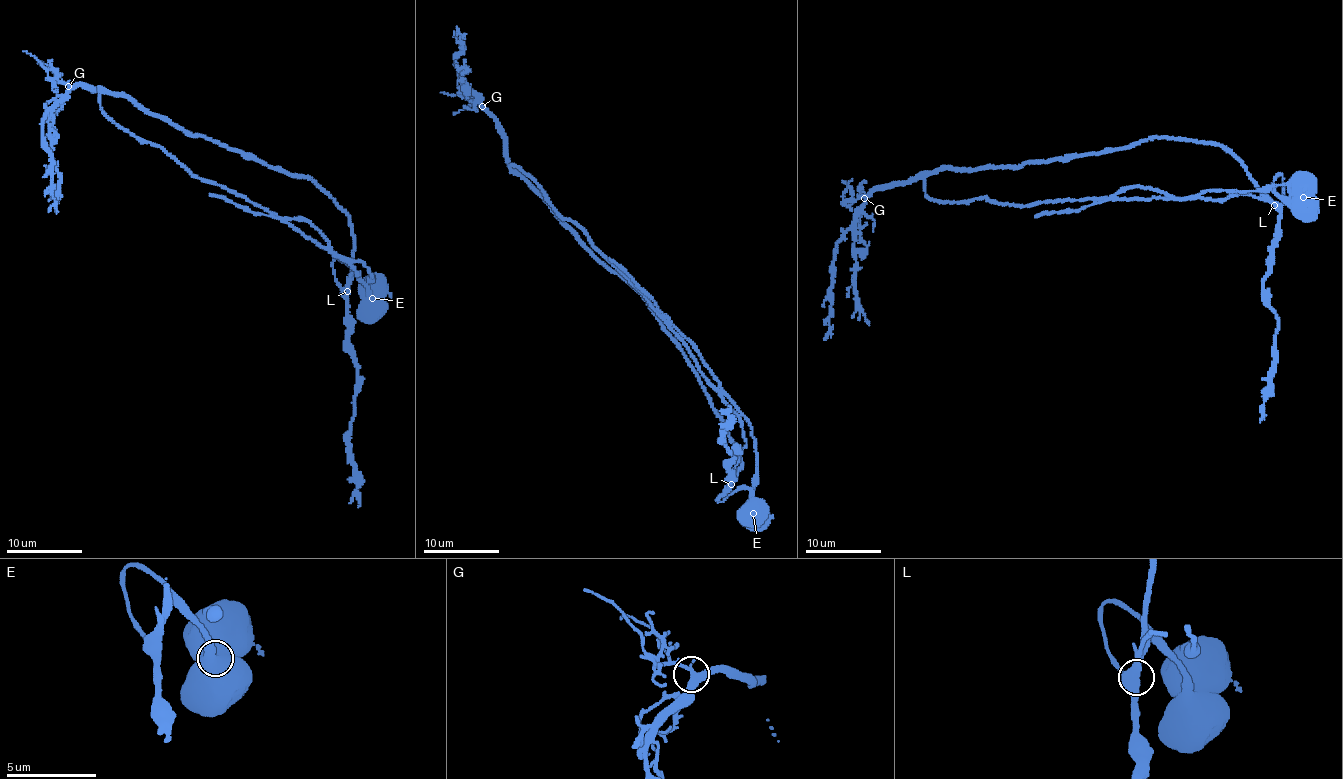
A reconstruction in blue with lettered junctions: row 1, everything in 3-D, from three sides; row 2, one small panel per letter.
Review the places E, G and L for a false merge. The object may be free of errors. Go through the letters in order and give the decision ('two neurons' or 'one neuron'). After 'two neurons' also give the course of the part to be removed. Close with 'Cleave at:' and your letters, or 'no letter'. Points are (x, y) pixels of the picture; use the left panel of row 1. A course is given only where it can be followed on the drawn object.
E: two neurons; course (372, 297), (365, 264), (336, 254), (319, 230), (302, 219), (260, 214), (209, 193)
G: one neuron
L: one neuron
Cleave at: E

